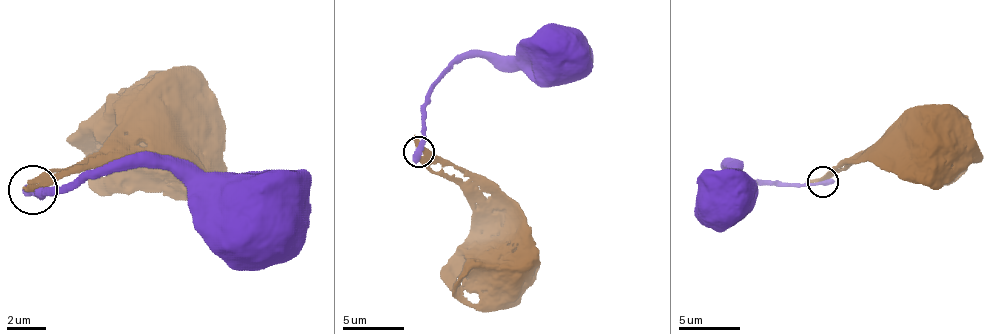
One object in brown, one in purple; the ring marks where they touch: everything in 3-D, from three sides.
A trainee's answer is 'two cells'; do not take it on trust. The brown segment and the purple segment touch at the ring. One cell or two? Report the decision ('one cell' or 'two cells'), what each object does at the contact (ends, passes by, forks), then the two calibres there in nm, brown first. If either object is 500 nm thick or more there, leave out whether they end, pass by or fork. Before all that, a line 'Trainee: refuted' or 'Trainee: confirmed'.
Trainee: confirmed
two cells | 400/550 nm

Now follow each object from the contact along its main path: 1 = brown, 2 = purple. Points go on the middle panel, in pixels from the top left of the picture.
1: (418, 149), (486, 217), (495, 232), (501, 260)
2: (418, 152), (427, 90), (467, 57), (538, 57), (563, 35), (569, 47)

